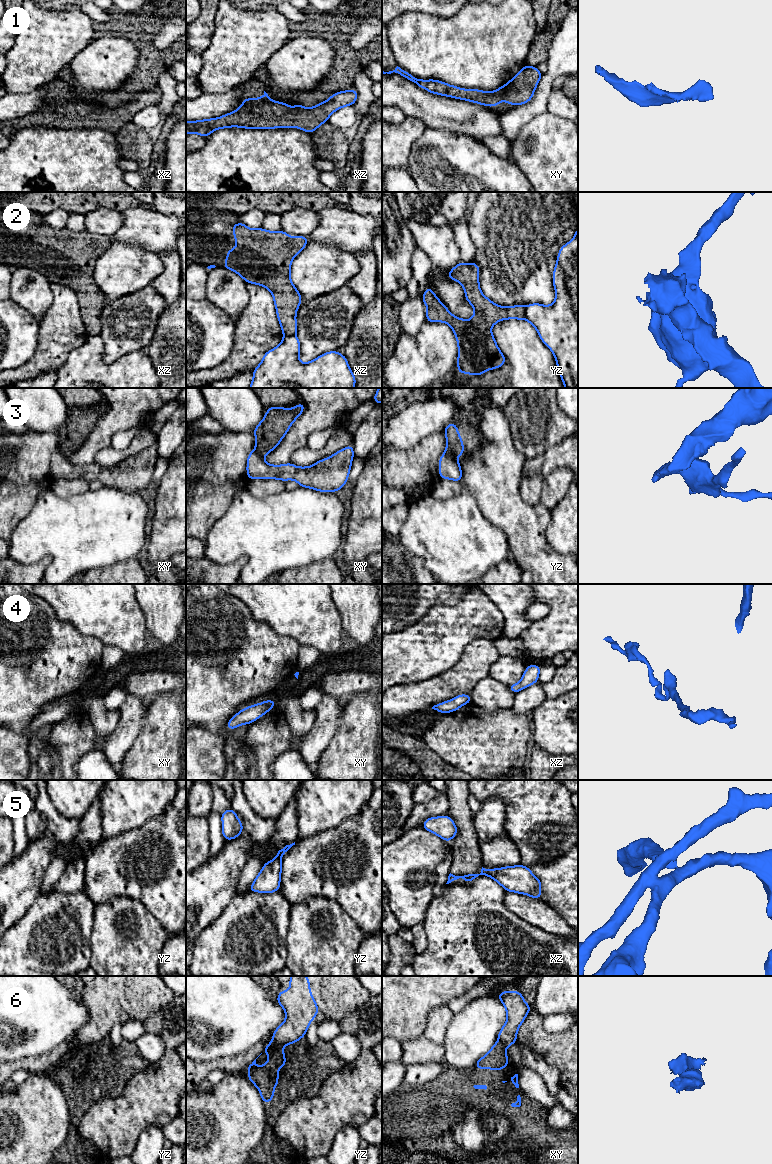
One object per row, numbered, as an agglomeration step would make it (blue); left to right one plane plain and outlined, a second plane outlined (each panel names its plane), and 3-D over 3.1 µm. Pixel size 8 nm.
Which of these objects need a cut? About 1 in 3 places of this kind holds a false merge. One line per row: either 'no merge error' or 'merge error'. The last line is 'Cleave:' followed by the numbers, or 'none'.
1: no merge error
2: merge error
3: merge error
4: no merge error
5: merge error
6: merge error
Cleave: 2, 3, 5, 6

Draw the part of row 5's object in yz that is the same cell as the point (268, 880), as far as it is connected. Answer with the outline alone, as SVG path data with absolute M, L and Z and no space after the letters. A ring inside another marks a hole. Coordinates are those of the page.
M280 858L266 862L251 884L250 892L273 893L279 890L282 864Z

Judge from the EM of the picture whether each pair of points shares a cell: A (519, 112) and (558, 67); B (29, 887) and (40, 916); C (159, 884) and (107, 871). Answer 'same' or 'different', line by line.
A: same
B: different
C: same

